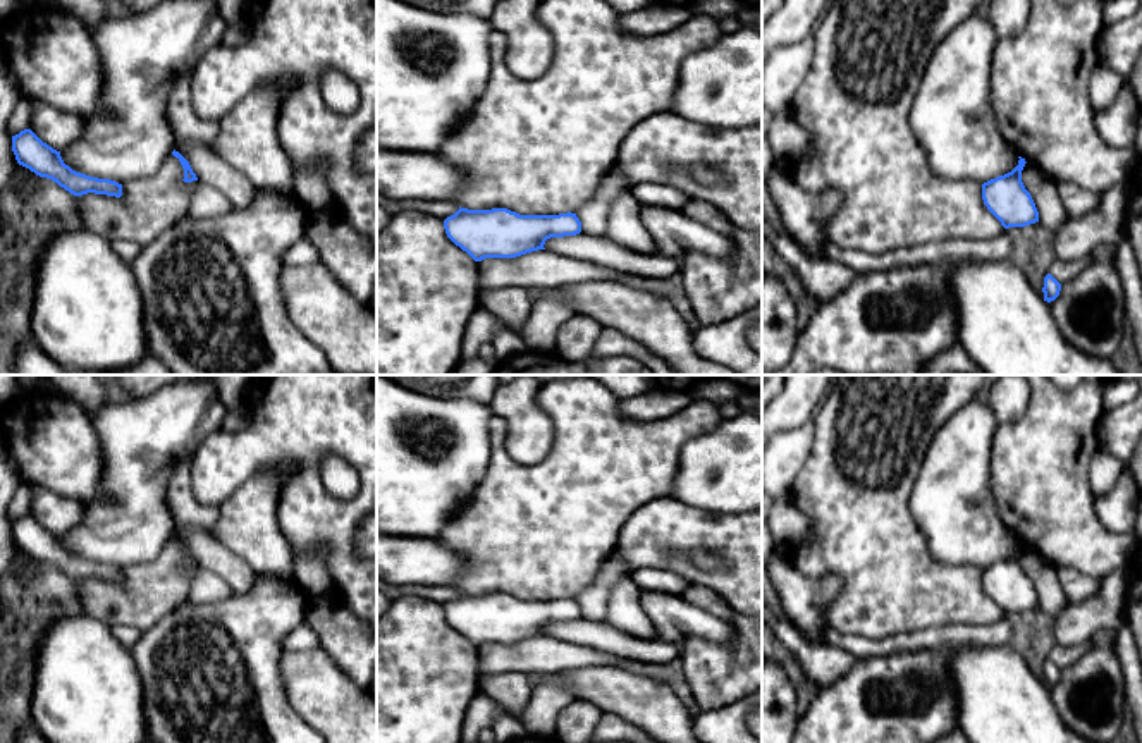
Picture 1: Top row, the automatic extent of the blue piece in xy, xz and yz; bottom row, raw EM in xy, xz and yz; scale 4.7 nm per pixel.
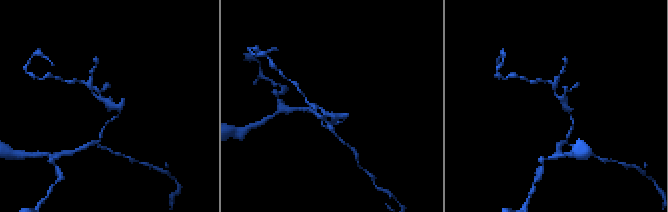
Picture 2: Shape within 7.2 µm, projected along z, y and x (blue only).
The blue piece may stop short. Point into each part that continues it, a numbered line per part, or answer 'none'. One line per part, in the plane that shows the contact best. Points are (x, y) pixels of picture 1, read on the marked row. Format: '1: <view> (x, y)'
none

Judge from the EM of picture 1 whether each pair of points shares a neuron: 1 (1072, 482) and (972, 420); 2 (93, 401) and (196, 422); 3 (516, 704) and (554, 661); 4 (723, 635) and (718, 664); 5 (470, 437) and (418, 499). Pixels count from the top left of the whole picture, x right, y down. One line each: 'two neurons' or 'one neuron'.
1: two neurons
2: two neurons
3: two neurons
4: two neurons
5: one neuron

